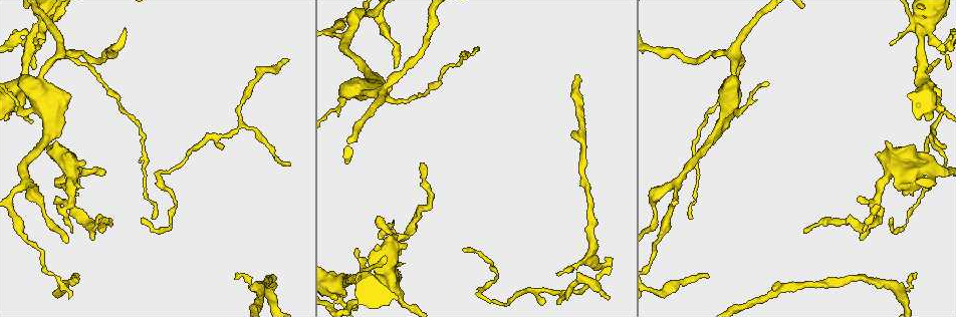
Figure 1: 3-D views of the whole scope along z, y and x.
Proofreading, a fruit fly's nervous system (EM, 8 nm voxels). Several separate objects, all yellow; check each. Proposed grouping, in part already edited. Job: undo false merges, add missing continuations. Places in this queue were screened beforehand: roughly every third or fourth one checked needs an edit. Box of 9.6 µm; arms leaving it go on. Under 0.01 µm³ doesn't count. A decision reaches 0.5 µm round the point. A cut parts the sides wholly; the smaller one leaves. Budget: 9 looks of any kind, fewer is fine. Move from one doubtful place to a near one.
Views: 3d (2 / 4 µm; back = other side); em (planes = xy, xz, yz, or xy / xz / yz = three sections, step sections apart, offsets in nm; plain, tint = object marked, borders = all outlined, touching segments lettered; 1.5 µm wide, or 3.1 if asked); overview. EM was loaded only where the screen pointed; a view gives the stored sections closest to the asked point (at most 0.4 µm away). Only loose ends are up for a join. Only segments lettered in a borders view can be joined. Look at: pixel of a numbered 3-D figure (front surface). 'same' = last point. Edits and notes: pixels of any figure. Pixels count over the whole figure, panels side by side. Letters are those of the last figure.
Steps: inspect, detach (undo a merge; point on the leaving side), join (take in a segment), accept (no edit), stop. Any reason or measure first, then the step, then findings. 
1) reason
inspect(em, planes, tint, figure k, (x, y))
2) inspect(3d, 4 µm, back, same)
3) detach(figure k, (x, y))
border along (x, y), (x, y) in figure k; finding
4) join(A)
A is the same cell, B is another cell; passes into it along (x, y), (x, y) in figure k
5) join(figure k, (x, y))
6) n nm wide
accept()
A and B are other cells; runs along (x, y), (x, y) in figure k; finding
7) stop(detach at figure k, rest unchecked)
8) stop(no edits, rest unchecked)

inspect(em, planes, borders, figure 1, (939, 119))

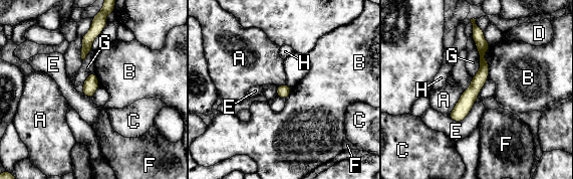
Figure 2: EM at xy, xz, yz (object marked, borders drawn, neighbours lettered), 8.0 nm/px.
accept()
A, B, C, D, E, F, G and H are other cells; border along (477, 98), (464, 119), (448, 118) in figure 2; all the same neuron

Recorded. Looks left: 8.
tapers out
inspect(3d, 4 µm, figure 1, (803, 229))

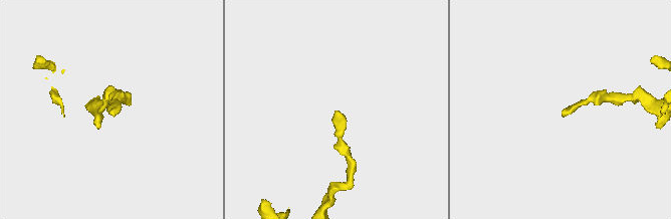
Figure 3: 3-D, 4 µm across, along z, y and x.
inspect(em, planes, borders, figure 3, (565, 109))

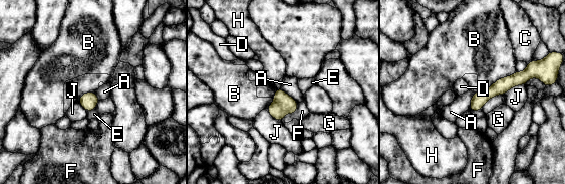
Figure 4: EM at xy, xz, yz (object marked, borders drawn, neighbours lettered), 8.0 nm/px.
accept()
A, B, C, D, E, F, G, H and J are other cells; runs along (532, 74), (492, 90), (472, 108) in figure 4; none of them fits

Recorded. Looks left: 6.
inspect(em, yz, step 8, borders, figure 1, (69, 99))

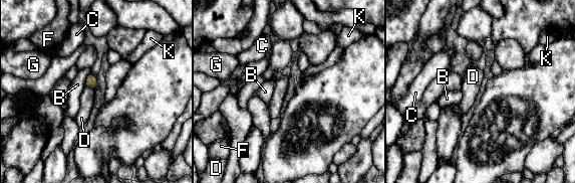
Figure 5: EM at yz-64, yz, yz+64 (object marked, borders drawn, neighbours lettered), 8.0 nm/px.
accept()
B, C, D, F, G and K are other cells; border along (85, 85), (94, 89) in figure 5; no lettered segment goes on from it

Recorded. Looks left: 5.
free end
inspect(3d, 4 µm, figure 1, (356, 249))

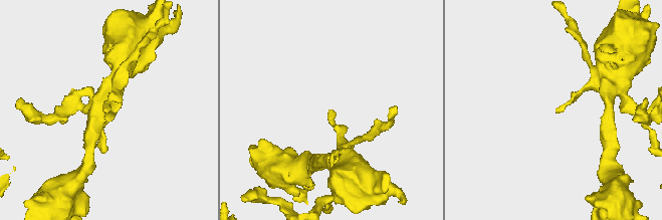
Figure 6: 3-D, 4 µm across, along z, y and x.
now the EM
inspect(em, planes, plain, figure 6, (328, 109))

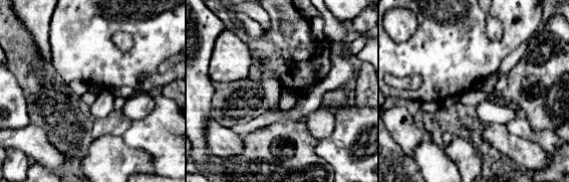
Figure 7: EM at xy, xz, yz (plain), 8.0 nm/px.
see the neighbours
inspect(em, planes, borders, same)

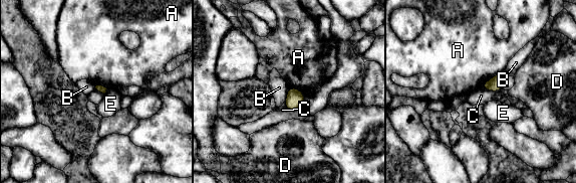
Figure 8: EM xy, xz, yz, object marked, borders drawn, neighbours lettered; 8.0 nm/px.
accept()
A, B, C, D and E are other cells; border along (482, 87), (488, 90), (500, 89) in figure 8; none of them fits

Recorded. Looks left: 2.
stop(no edits, rest unchecked)

